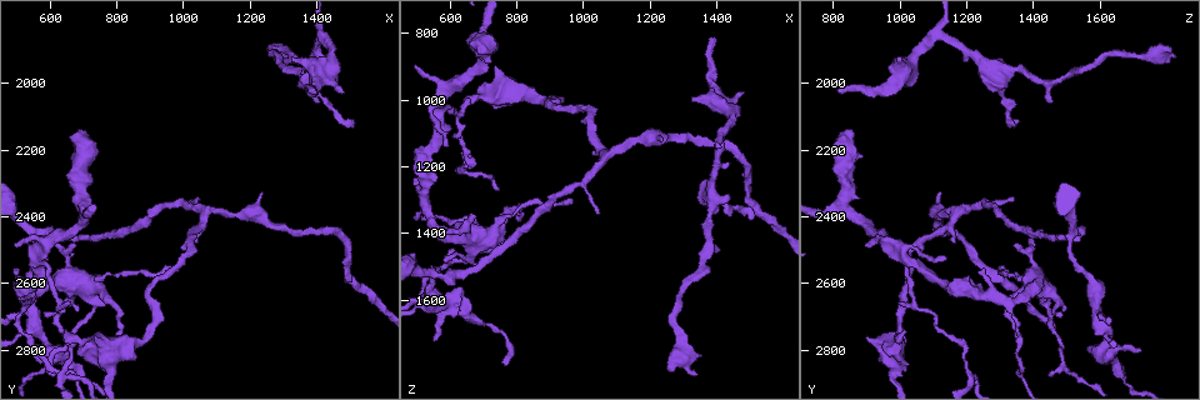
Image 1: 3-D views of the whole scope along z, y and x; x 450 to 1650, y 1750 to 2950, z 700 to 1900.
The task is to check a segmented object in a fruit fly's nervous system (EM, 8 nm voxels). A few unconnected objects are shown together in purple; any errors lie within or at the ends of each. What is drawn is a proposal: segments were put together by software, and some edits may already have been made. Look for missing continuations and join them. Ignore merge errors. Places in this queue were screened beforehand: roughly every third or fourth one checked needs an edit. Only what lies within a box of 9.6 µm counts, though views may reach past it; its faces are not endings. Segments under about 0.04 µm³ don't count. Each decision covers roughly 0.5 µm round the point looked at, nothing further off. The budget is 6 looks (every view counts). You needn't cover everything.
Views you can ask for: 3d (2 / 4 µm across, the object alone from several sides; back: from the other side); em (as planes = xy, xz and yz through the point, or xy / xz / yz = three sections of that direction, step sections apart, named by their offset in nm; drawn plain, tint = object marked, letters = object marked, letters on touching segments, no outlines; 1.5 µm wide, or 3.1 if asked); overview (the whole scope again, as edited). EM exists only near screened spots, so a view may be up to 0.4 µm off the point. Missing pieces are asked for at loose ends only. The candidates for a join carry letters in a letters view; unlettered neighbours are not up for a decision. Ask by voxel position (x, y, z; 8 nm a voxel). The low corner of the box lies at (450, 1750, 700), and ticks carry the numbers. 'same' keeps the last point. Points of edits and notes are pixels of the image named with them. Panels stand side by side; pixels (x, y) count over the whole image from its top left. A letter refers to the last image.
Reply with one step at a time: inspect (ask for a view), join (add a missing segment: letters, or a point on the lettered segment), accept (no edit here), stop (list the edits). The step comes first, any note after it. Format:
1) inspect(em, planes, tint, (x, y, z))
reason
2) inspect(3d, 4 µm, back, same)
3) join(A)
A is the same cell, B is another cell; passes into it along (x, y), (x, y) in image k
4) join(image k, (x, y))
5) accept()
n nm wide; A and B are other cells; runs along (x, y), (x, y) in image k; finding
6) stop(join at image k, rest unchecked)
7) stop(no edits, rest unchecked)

inspect(em, yz, step 4, letters, (1400, 2030, 830))
free end

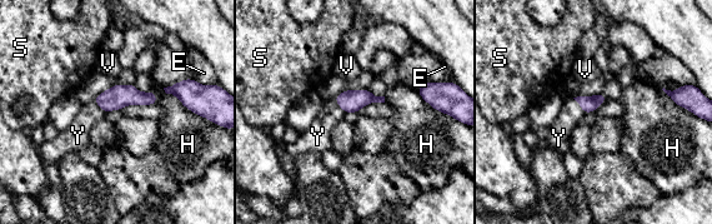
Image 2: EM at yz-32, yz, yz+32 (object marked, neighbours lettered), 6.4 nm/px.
inspect(em, planes, letters, same)

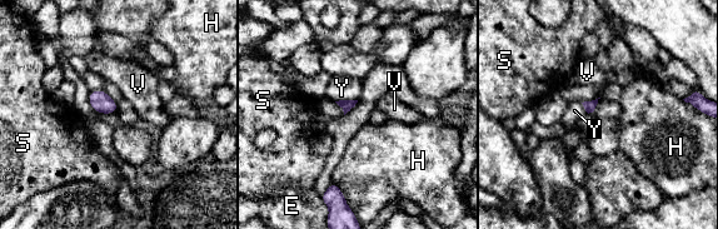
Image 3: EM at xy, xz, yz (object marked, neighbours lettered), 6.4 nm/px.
join(Y)
H touches over 150 nm; Y is the same cell, E, H, S and V are other cells; it goes on there

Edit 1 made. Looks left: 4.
inspect(overview)

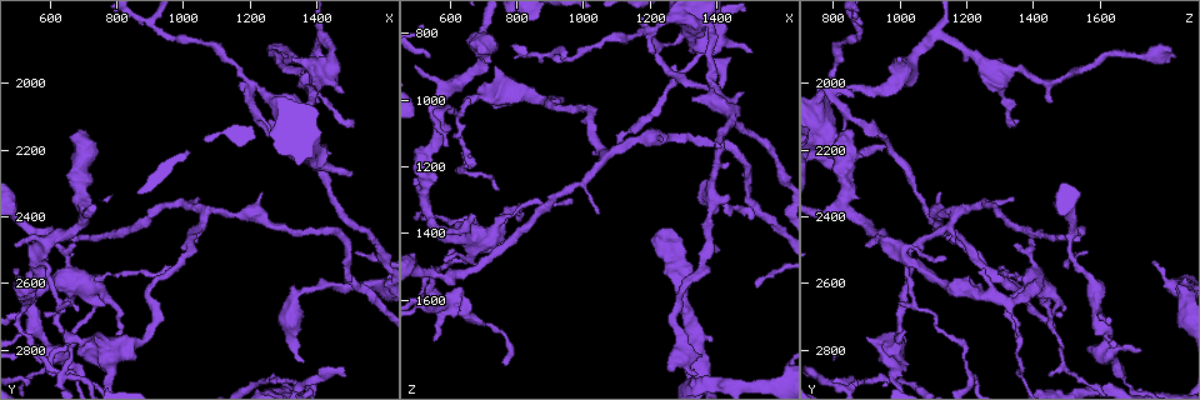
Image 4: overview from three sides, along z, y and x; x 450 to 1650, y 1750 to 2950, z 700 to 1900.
inspect(3d, 2 µm, back, (1500, 2280, 860))
free end

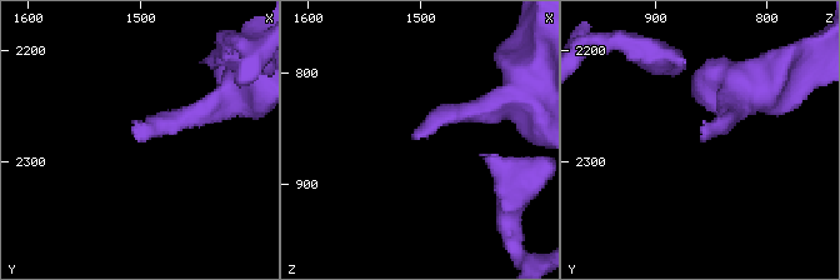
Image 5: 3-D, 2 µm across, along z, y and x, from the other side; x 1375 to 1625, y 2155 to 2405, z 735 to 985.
inspect(em, planes, tint, (1502, 2274, 860))
now the EM

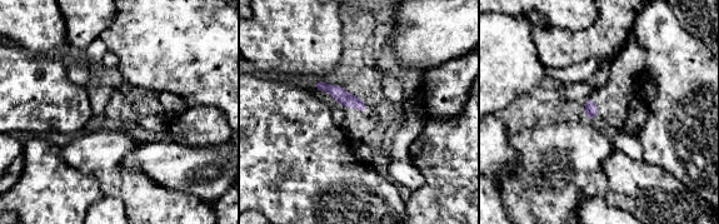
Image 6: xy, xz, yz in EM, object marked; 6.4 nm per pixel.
inspect(em, planes, letters, same)
what lies round it

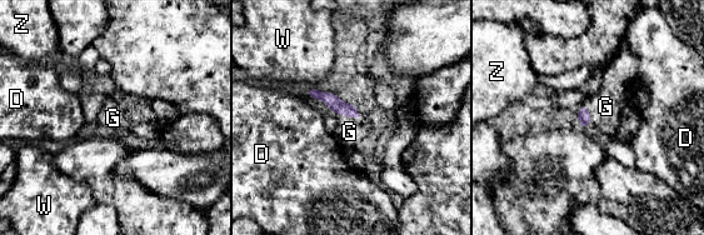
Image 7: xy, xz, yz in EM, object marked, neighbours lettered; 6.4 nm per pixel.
join(G)
G is the same cell, D, W and Z are other cells; passes into it along (583, 115), (589, 116), (605, 106) in image 7; the neuron continues

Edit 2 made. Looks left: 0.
stop(join at image 3, join at image 7, rest unchecked)

